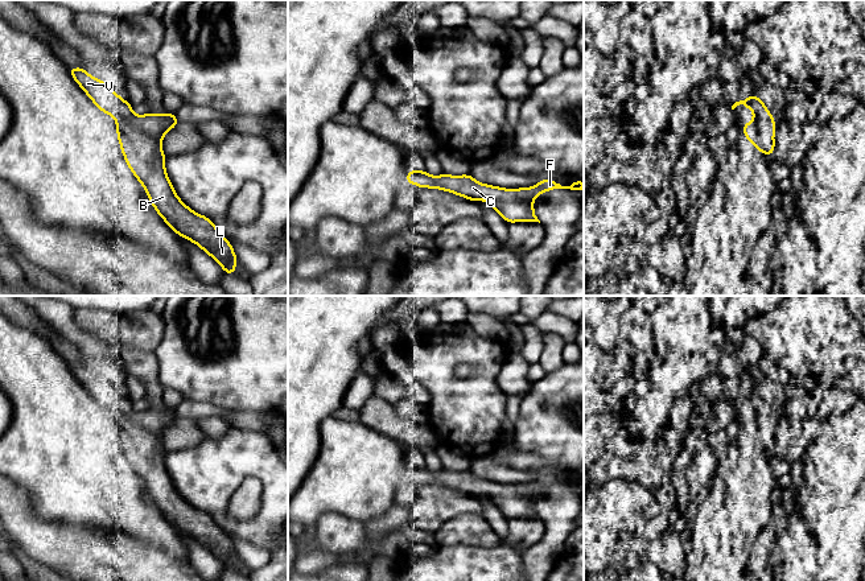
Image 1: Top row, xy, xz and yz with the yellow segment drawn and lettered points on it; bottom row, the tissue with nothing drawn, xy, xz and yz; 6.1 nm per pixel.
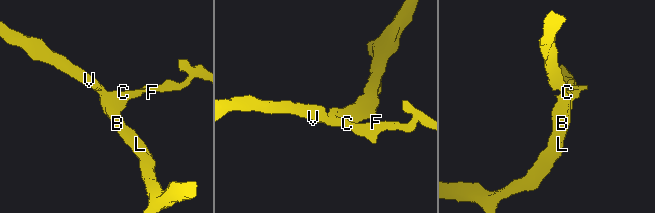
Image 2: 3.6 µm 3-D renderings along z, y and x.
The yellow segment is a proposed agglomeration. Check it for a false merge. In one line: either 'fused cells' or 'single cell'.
single cell

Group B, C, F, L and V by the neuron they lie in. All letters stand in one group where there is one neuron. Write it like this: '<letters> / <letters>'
B C F L V

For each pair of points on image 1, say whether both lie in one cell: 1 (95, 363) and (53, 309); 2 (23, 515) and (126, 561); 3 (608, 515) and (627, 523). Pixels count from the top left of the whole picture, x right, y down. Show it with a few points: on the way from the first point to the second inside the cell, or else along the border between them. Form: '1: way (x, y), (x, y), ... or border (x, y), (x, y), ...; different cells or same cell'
1: border (85, 355), (98, 355), (102, 358); different cells
2: way (48, 540), (56, 546), (101, 560); same cell
3: way (613, 519), (622, 523); same cell

